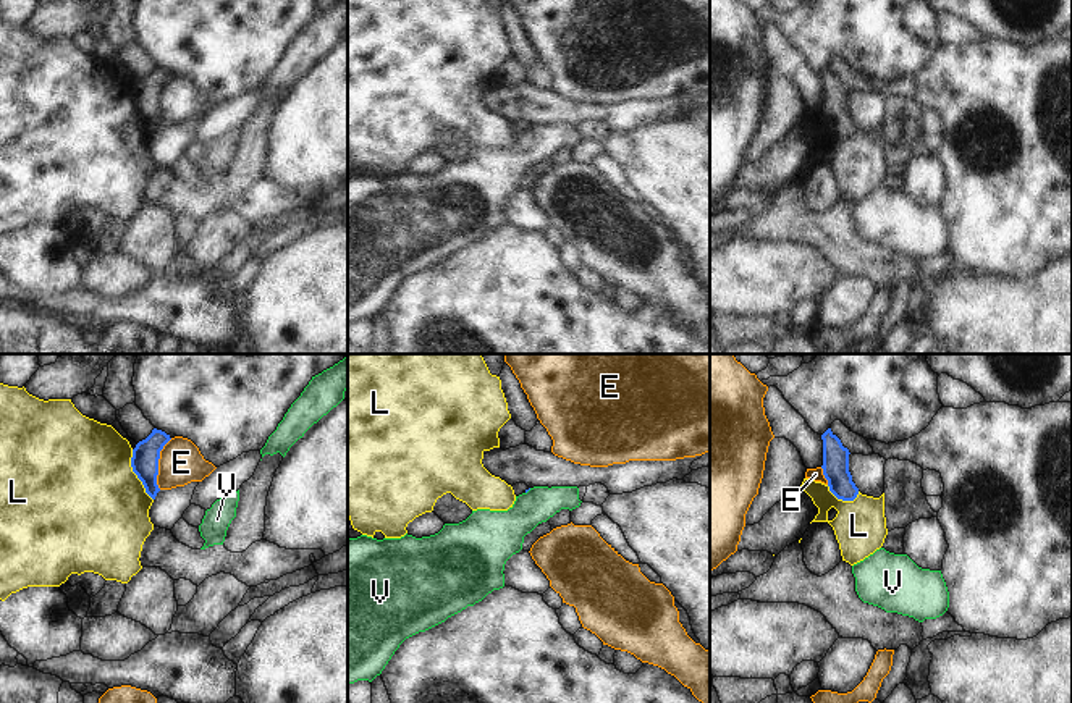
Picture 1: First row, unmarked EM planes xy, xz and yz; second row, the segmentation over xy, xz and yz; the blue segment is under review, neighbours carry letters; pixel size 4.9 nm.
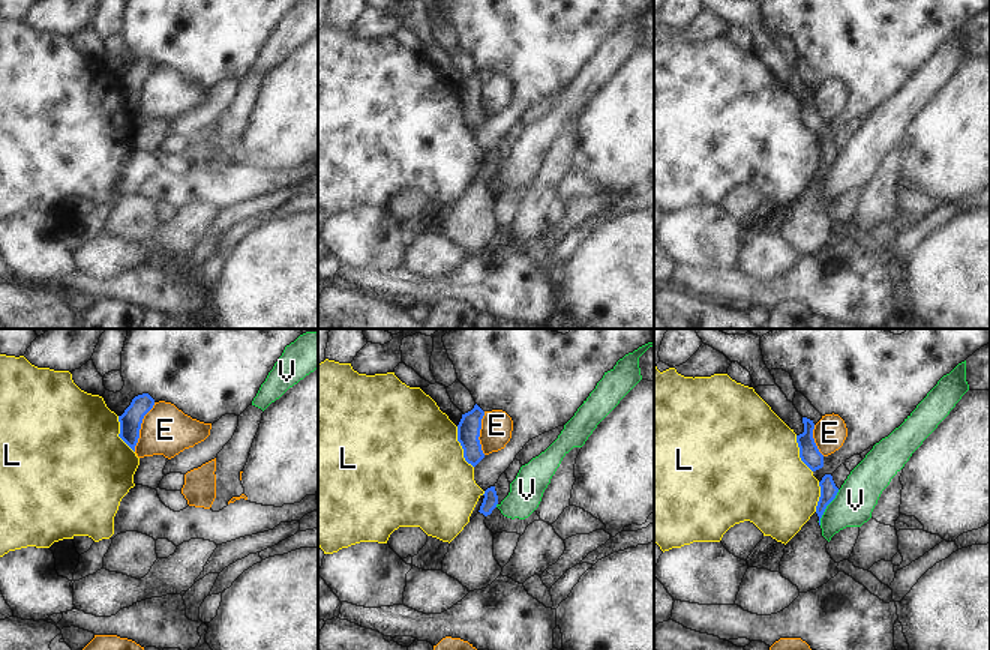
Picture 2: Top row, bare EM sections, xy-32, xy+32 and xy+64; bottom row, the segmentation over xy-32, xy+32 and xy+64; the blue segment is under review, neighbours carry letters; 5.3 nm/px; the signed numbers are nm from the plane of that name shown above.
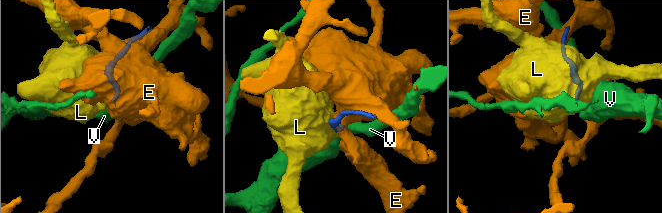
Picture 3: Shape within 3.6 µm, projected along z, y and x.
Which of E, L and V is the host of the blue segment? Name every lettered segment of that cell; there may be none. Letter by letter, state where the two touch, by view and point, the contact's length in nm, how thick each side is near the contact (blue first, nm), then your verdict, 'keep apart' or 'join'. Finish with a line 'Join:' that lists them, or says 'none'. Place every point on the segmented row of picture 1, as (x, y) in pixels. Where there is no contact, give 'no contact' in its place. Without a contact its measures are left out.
E: meets blue in xy at (157, 464); contact 260 nm long; 140 nm thick on the blue side, 220 nm on the other; keep apart
L: meets blue in xy at (136, 474); contact 280 nm long; 140 nm thick on the blue side, 500 nm on the other; keep apart
V: meets blue in xz at (527, 490); contact 40 nm long; 20 nm thick on the blue side, 220 nm on the other; keep apart
Join: none

